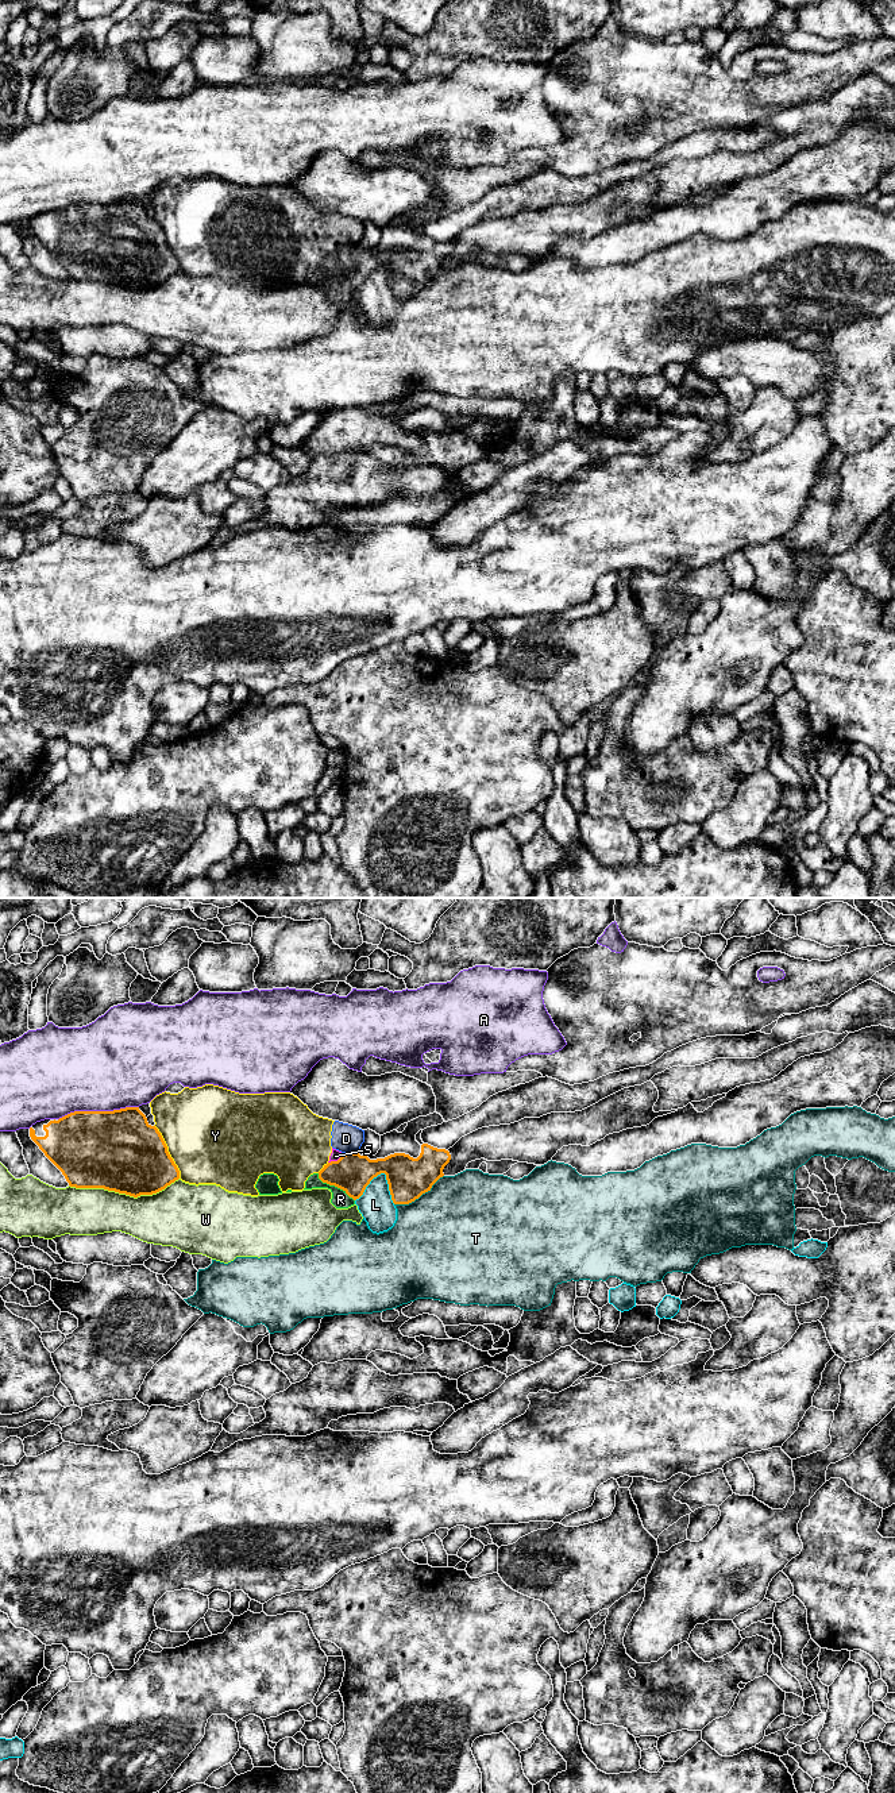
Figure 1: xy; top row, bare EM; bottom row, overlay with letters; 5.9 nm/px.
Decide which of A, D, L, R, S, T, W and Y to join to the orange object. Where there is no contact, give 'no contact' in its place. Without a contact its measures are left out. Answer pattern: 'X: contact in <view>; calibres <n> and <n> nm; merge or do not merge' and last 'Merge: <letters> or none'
A: contact in xy; calibres 460 and 500 nm; do not merge
D: contact in xy; calibres 220 and 170 nm; do not merge
L: contact in xy; calibres 240 and 200 nm; do not merge
R: contact in xy; calibres 220 and 100 nm; do not merge
S: contact in xy; calibres 220 and 60 nm; do not merge
T: contact in xy; calibres 240 and 500 nm; do not merge
W: contact in xy; calibres 480 and 300 nm; do not merge
Y: contact in xy; calibres 460 and 480 nm; do not merge
Merge: none

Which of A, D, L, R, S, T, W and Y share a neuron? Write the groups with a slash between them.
A / D R S Y / L / T / W

